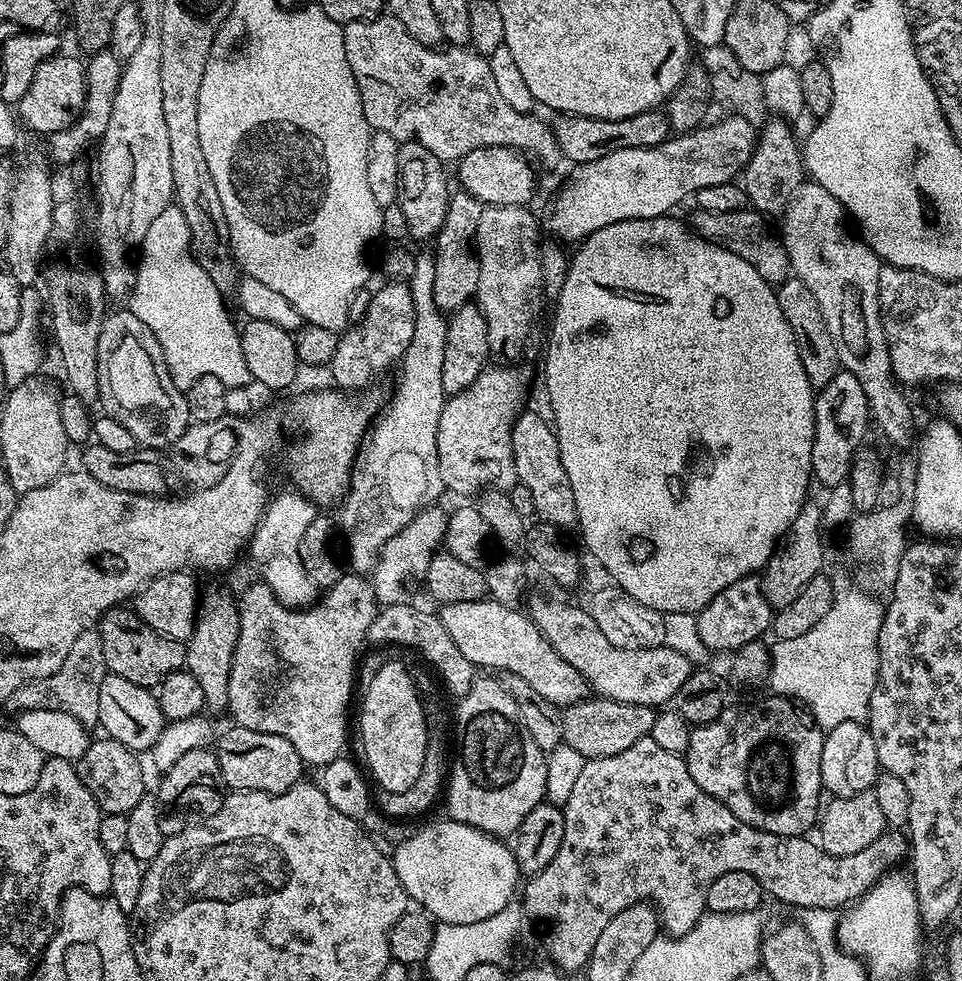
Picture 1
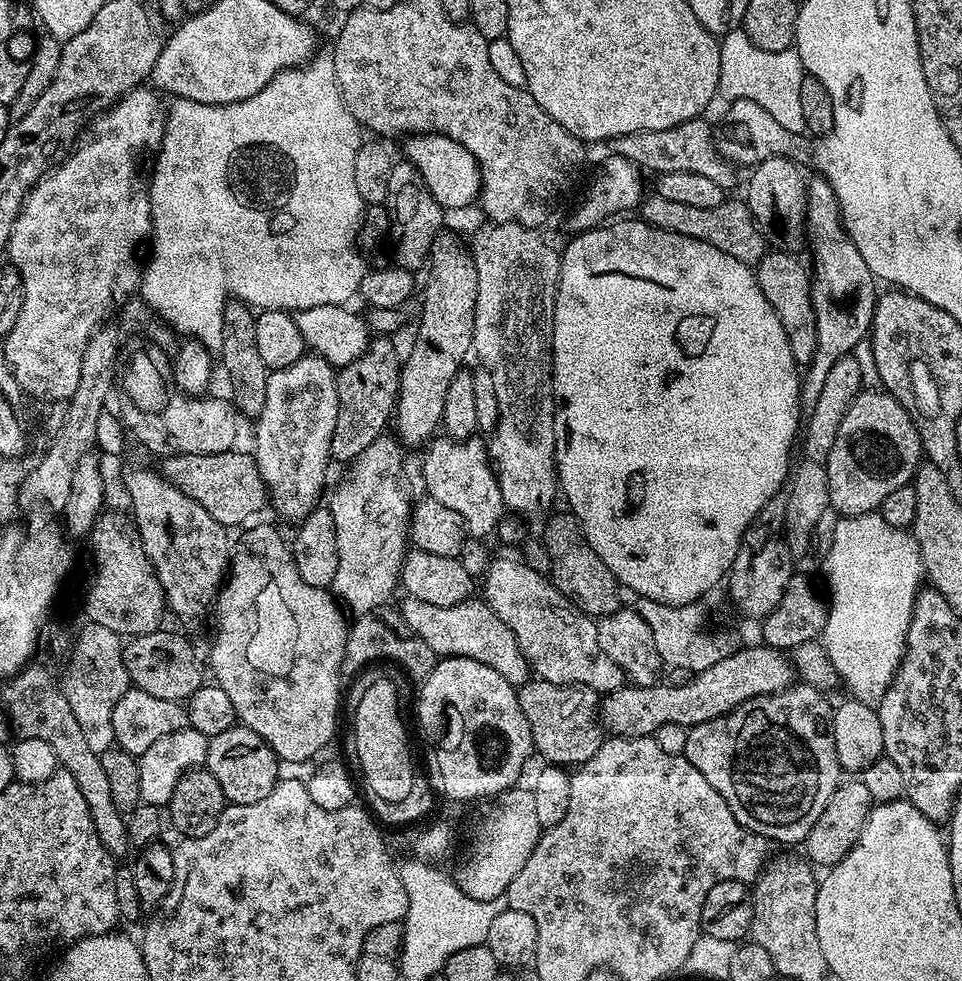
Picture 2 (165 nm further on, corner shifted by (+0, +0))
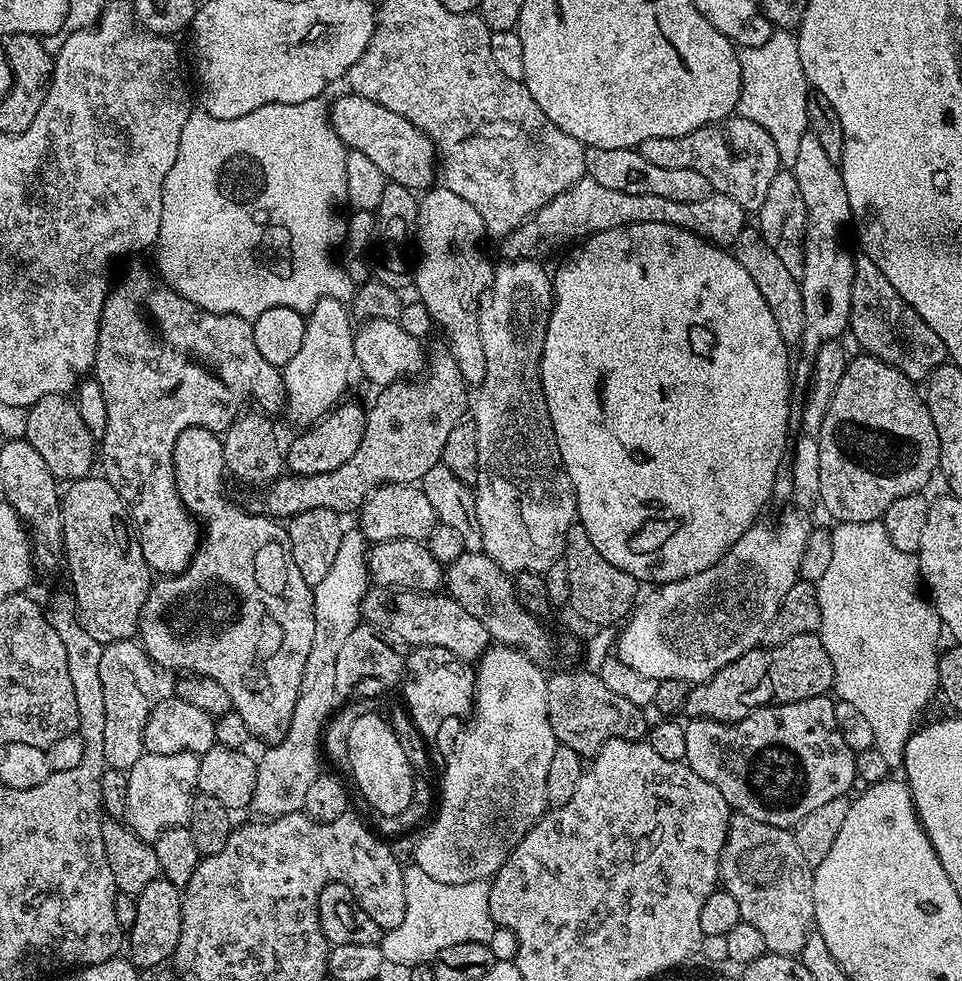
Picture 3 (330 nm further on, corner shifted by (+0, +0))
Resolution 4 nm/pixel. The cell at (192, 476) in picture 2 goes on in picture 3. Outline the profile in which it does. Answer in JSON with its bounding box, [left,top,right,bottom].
[259,346,470,518]

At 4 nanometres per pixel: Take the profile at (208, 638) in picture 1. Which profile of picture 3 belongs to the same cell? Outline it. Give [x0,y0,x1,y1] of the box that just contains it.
[94,268,286,577]

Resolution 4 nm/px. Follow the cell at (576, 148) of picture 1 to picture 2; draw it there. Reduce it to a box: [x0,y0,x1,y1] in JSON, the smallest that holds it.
[610,119,736,190]

